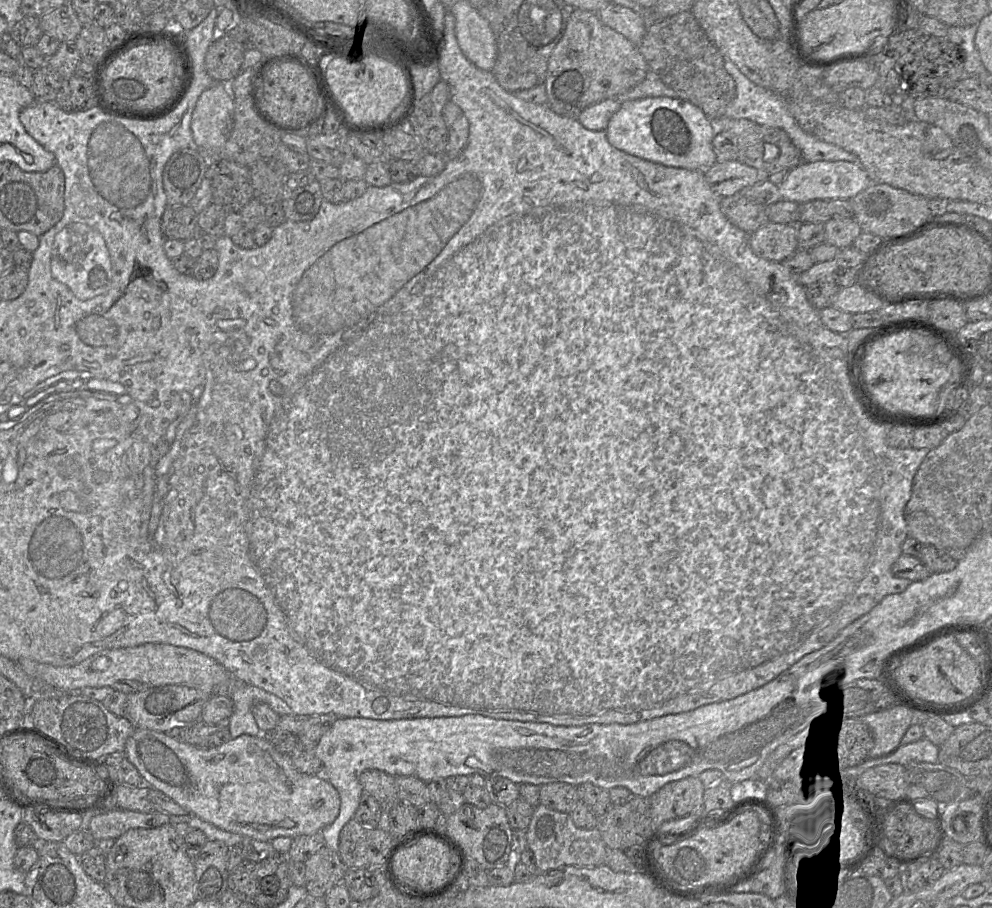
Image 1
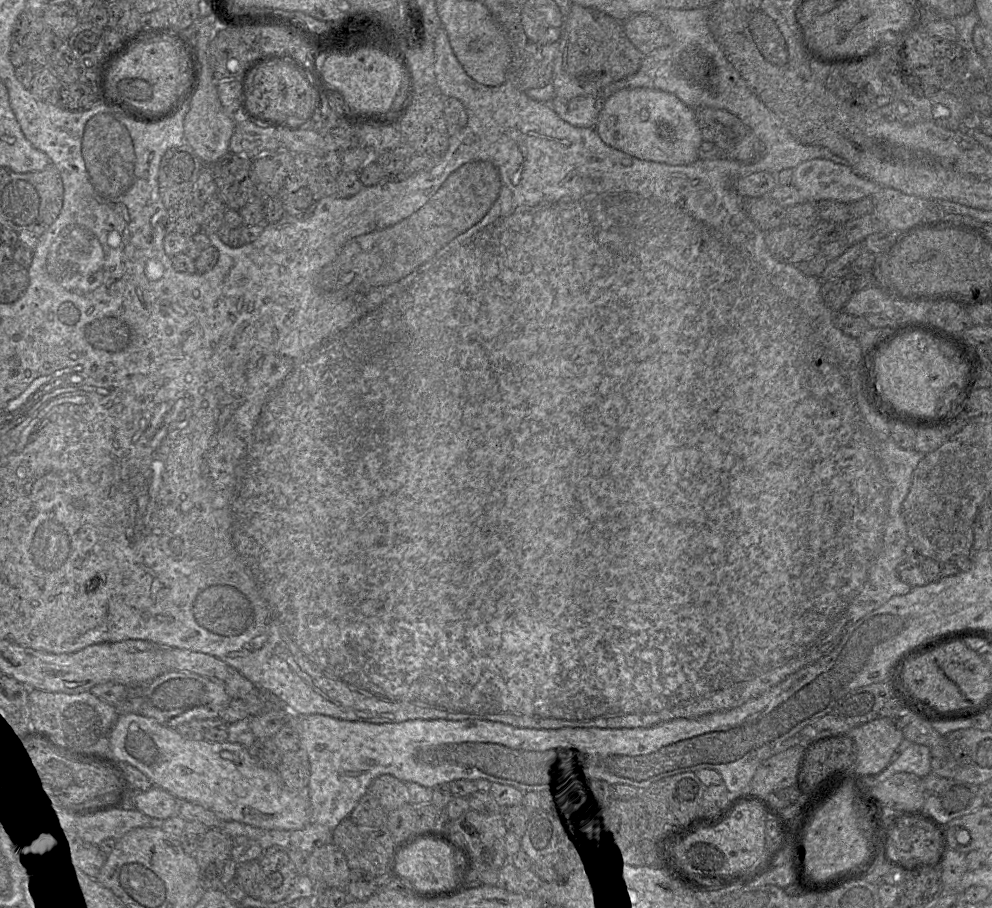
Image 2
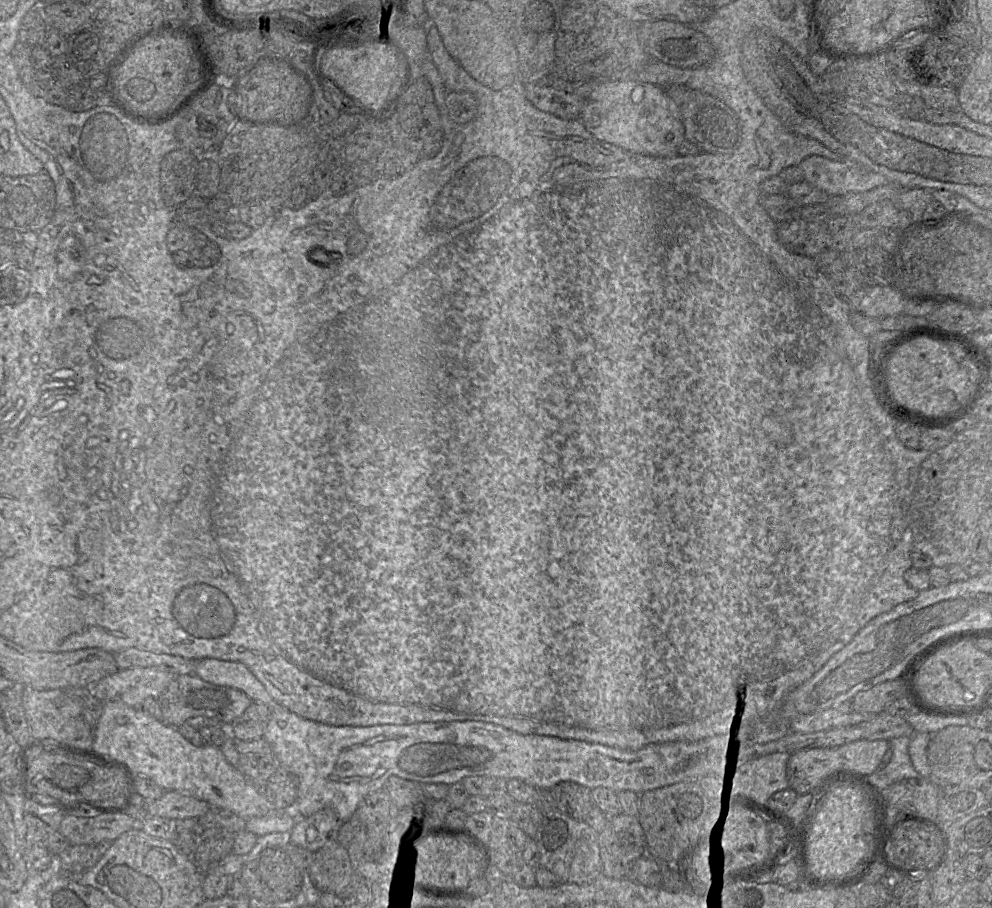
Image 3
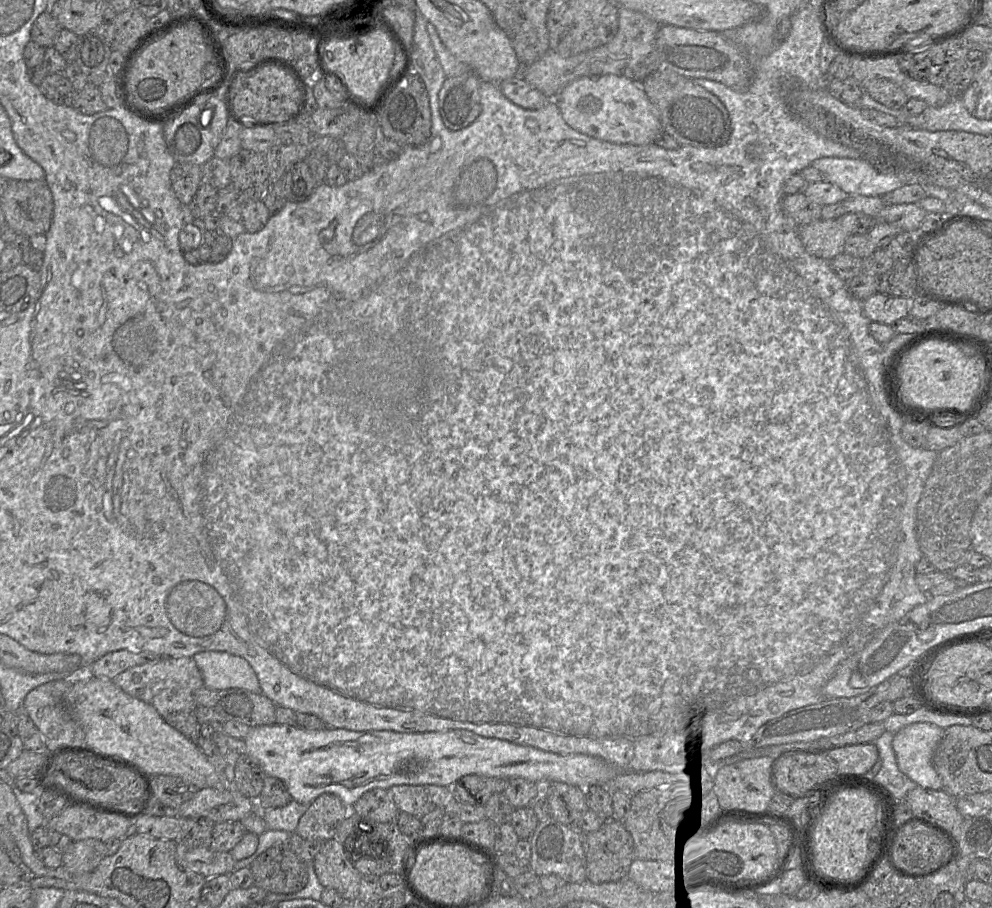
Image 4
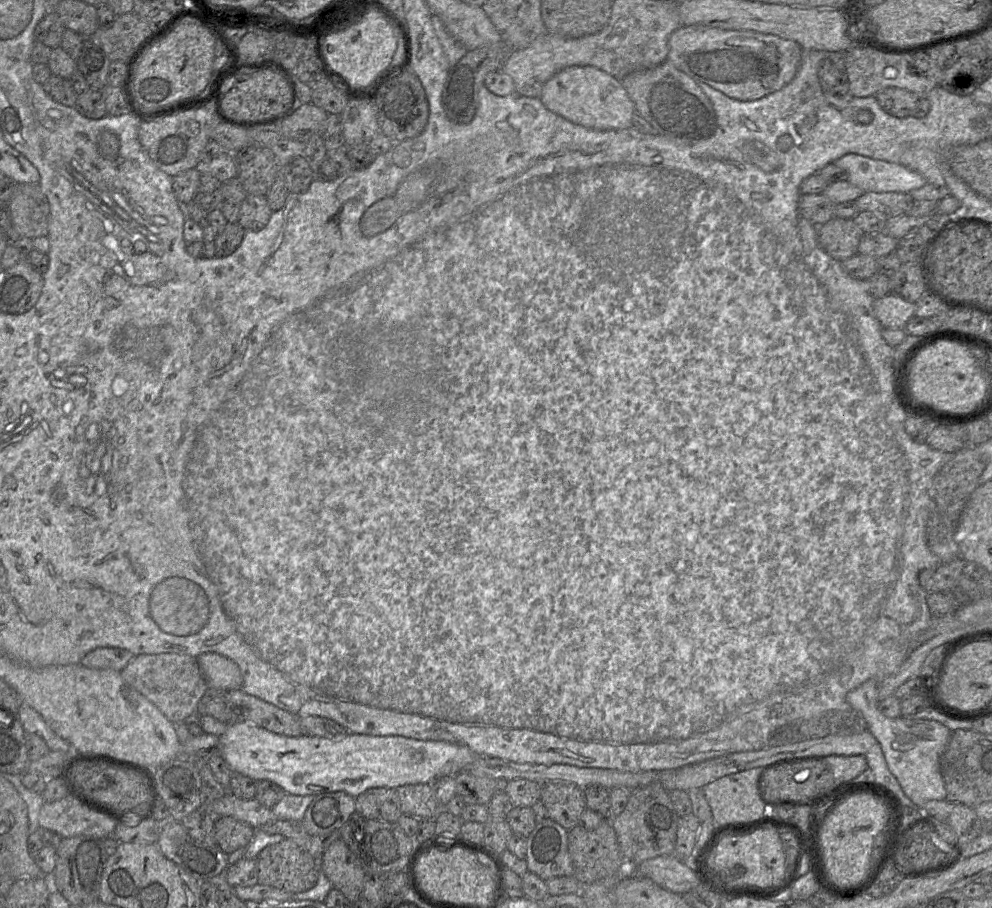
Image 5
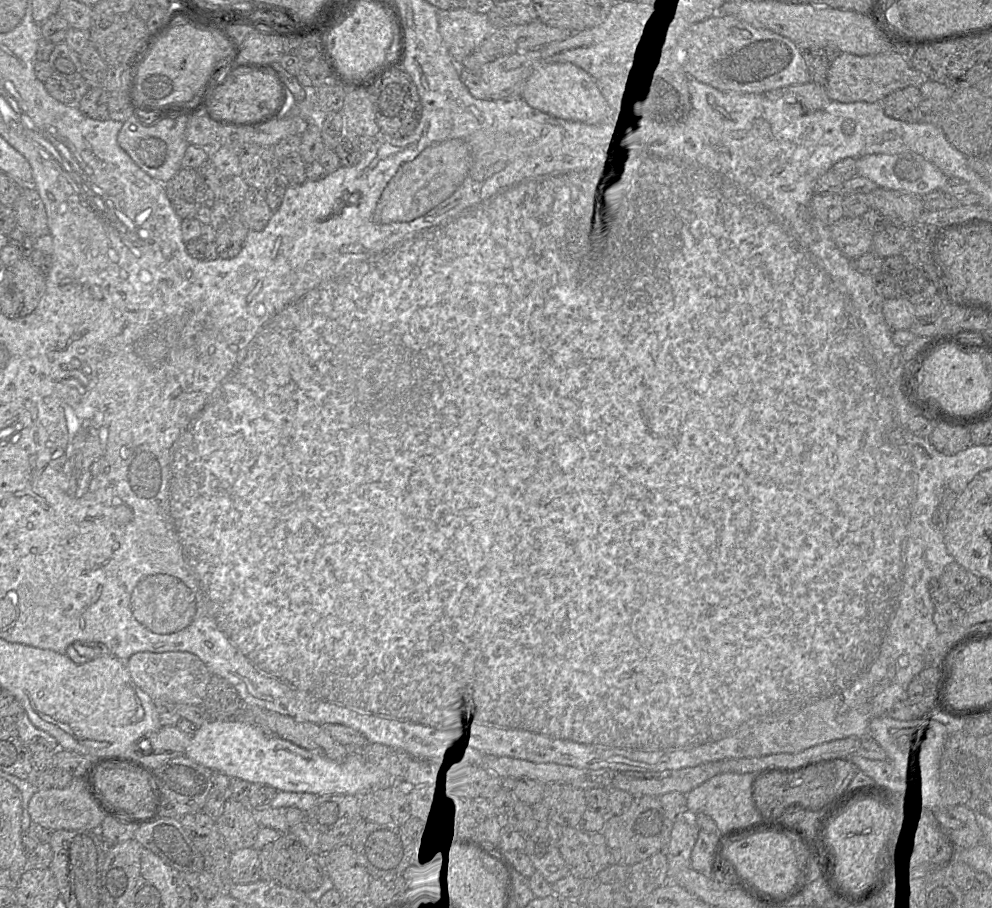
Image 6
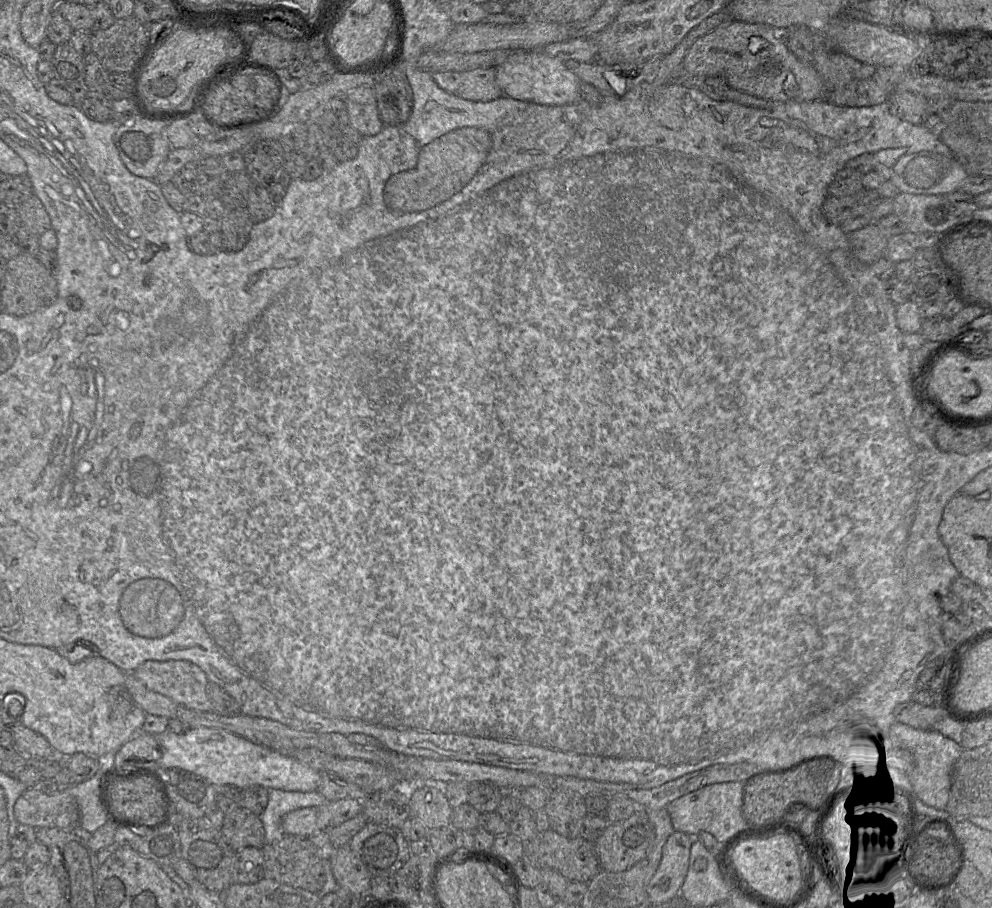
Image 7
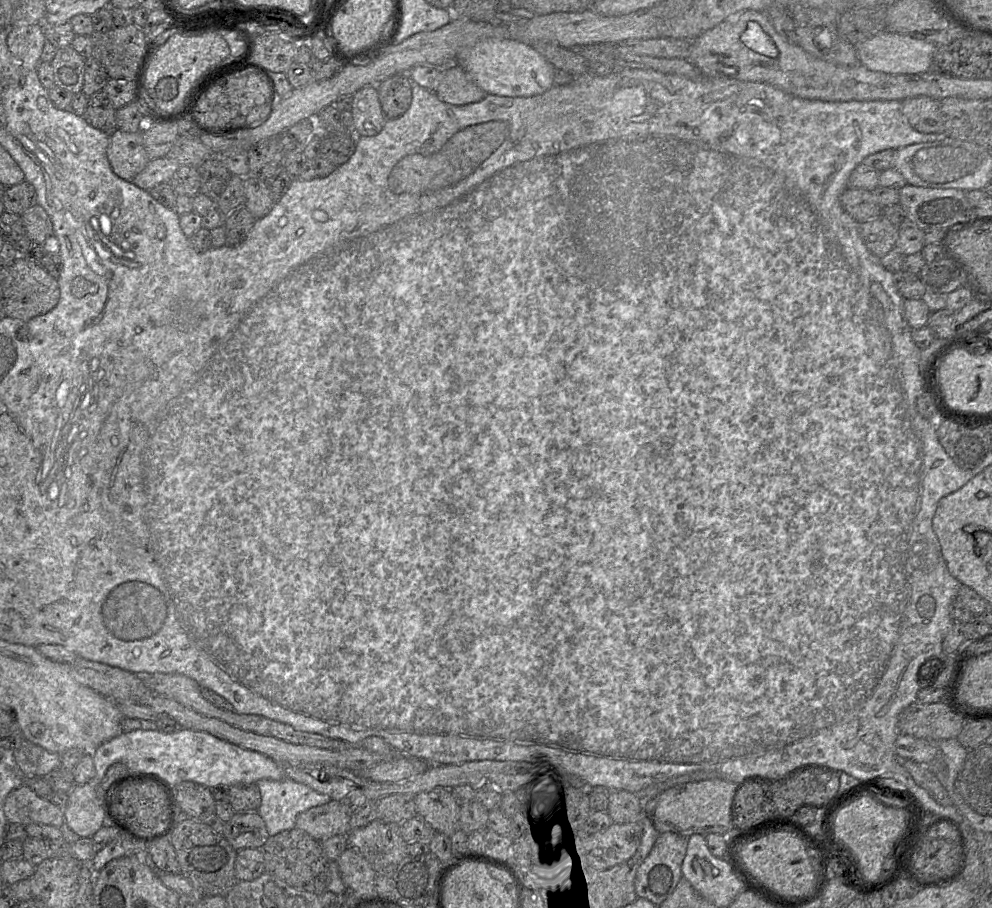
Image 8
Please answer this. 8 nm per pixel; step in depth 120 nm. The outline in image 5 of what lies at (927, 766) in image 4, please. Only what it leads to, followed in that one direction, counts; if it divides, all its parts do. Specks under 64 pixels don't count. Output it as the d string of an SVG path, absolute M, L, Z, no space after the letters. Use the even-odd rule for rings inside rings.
M868 680L850 691L846 696L847 703L859 711L866 721L867 730L881 746L889 770L914 806L921 809L928 801L946 799L940 757L950 738L950 729L935 720L914 719L906 716L886 717L879 710L878 683L877 680Z

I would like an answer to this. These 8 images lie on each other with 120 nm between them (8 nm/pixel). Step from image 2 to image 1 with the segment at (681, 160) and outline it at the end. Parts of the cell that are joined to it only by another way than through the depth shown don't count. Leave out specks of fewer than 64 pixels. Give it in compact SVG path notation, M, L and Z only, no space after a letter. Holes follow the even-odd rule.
M680 98L626 101L611 117L605 133L614 148L663 166L705 171L717 163L712 145L717 134L715 122L699 107Z

